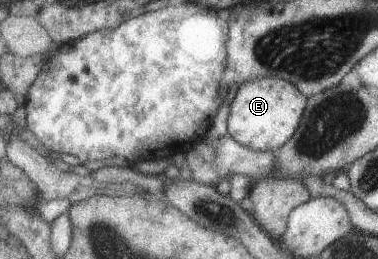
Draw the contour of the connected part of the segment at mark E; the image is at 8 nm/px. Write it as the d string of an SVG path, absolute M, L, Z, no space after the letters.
M262 76L238 87L230 105L228 133L242 145L270 151L284 147L299 130L307 109L307 95L291 81L276 76Z

